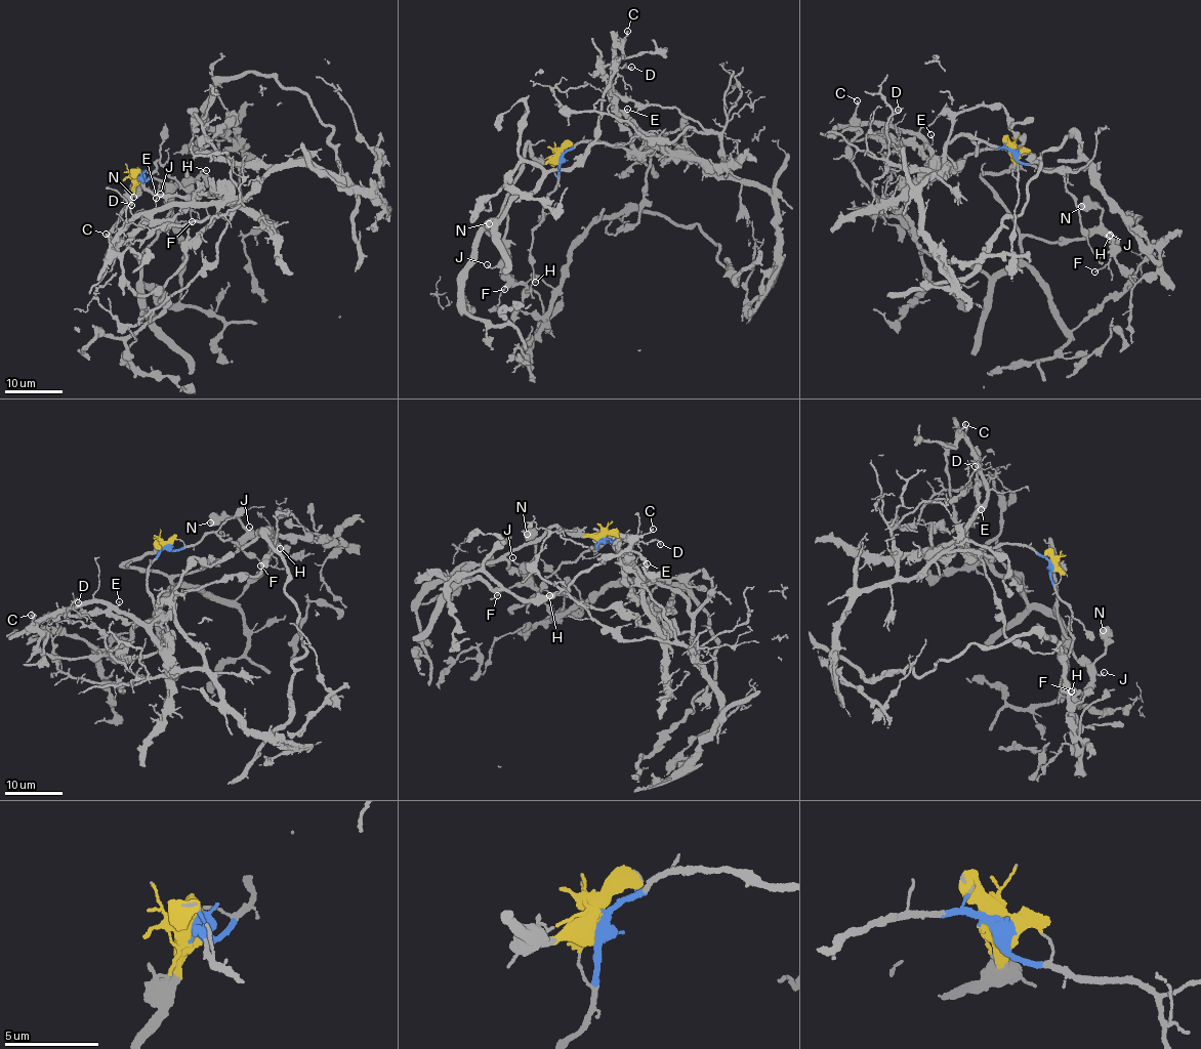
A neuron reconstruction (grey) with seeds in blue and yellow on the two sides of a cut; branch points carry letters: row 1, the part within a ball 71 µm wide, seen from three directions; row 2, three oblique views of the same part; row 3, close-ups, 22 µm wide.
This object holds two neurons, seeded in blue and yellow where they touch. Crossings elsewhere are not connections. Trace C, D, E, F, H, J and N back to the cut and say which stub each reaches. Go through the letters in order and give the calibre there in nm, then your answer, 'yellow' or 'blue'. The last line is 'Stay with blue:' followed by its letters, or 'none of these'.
C: 200 nm thick; yellow
D: 140 nm thick; blue
E: 120 nm thick; blue
F: 130 nm thick; yellow
H: 150 nm thick; yellow
J: 130 nm thick; yellow
N: 650 nm thick; yellow
Stay with blue: D, E

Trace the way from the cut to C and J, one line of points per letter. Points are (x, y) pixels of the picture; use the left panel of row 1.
C: (138, 177), (110, 235), (135, 257), (142, 315), (152, 320), (163, 309), (162, 291), (134, 292), (105, 234)
J: (138, 177), (110, 237), (138, 256), (164, 228), (172, 207), (168, 192), (161, 194)

